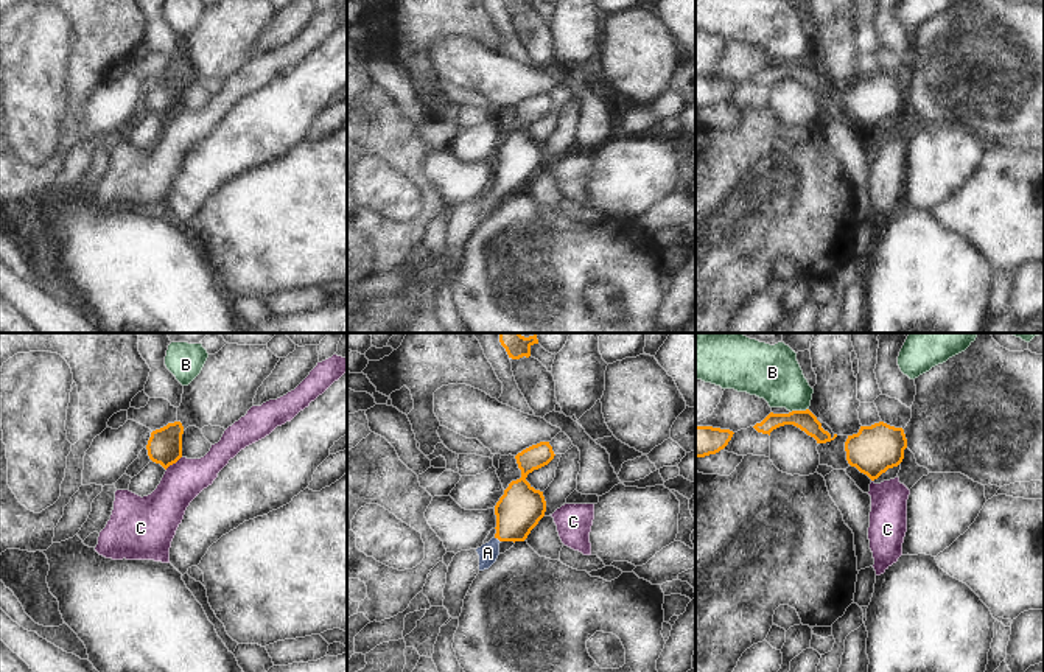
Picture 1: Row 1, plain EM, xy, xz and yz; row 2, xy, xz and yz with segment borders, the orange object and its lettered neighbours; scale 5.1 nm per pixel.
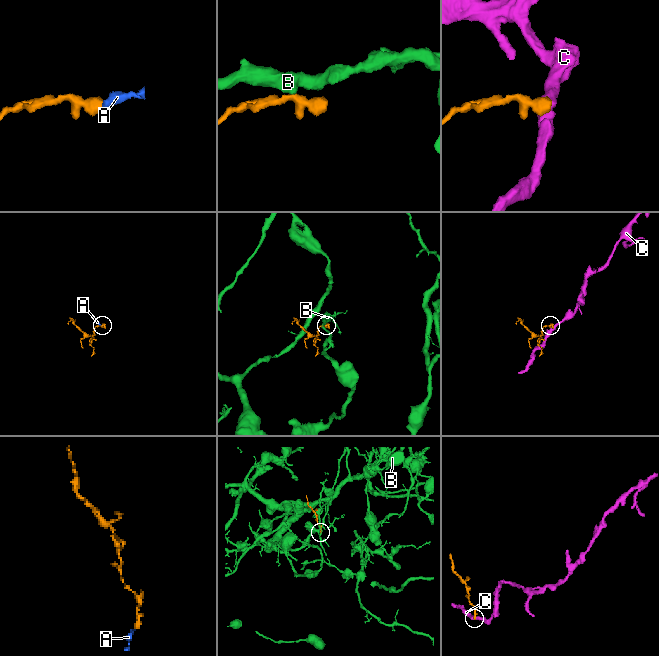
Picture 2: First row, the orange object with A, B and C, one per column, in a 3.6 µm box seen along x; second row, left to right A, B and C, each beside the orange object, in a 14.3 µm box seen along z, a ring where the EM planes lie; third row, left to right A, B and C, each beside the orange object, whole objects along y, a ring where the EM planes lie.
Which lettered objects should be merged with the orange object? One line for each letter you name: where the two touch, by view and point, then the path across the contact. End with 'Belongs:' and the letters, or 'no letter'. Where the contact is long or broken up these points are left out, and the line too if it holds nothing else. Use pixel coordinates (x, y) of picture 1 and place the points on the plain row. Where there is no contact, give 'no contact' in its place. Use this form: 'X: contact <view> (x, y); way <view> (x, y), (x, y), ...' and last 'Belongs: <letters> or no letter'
A: contact xz (498, 190); way xz (518, 162), (514, 174), (498, 190), (487, 204)
Belongs: A

